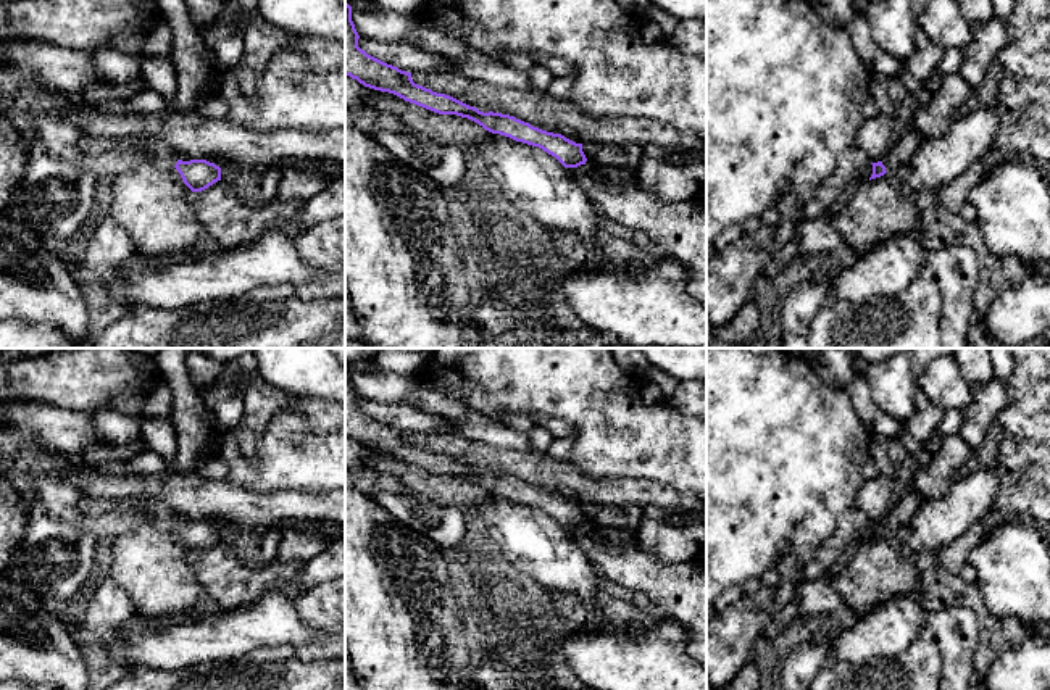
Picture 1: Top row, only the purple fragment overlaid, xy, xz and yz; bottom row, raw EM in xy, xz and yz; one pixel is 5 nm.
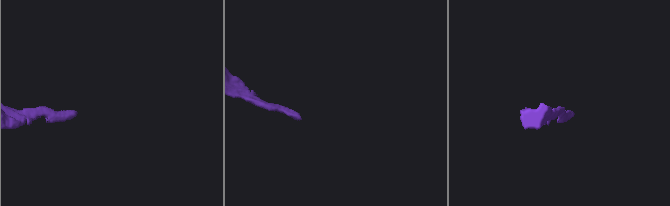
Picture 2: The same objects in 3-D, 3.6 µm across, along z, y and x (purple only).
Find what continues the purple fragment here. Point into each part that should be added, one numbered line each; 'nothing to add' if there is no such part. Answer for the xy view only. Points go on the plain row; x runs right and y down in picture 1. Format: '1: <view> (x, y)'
nothing to add

